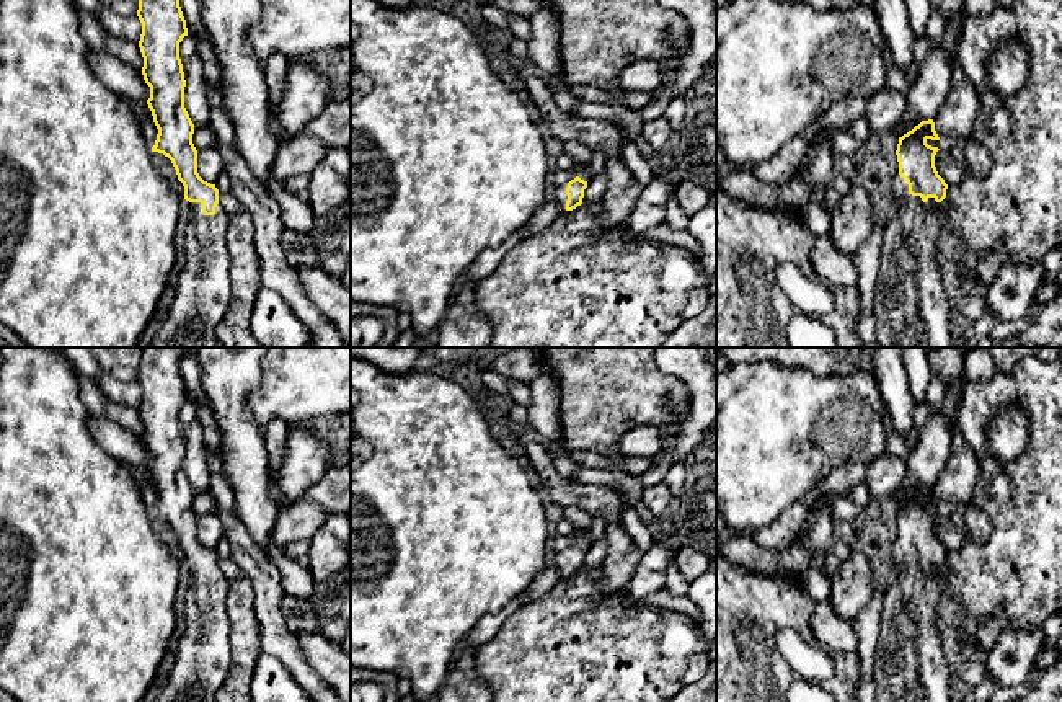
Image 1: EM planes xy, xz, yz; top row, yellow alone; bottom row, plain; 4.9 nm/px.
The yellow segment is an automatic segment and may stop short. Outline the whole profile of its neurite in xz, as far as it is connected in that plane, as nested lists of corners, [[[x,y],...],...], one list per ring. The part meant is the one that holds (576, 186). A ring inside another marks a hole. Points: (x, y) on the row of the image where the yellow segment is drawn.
[[[563,153],[555,163],[553,173],[548,175],[548,184],[555,191],[556,206],[563,212],[581,206],[584,191],[592,176],[587,165],[577,163],[569,155]]]

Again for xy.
[[[139,0],[137,16],[142,23],[139,47],[144,57],[142,75],[150,87],[147,104],[158,129],[152,152],[168,157],[184,186],[188,201],[188,224],[183,245],[175,300],[168,315],[158,325],[147,348],[215,348],[215,328],[230,304],[230,253],[227,229],[230,215],[219,202],[215,184],[197,173],[197,150],[192,144],[194,124],[184,108],[184,72],[179,59],[179,42],[188,36],[186,20],[179,0]]]

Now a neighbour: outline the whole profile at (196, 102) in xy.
[[[194,56],[186,65],[184,72],[184,108],[194,127],[204,127],[210,121],[210,101],[207,96],[207,85],[202,73],[202,60]]]

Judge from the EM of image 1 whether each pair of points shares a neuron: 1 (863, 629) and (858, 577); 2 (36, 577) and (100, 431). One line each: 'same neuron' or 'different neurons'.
1: different neurons
2: different neurons

